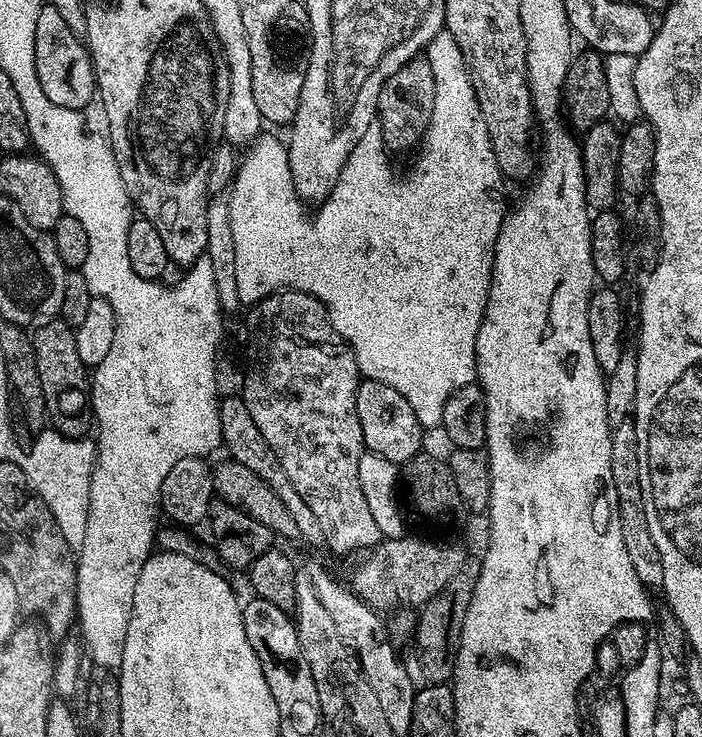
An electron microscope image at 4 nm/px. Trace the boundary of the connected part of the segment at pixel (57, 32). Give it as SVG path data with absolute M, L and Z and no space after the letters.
M50 2L41 3L38 10L38 22L34 26L34 58L36 59L36 69L38 70L38 82L42 82L42 90L54 106L66 106L77 110L87 109L87 104L93 103L97 95L96 75L92 69L92 58L88 54L85 41L74 34L67 26L62 14Z

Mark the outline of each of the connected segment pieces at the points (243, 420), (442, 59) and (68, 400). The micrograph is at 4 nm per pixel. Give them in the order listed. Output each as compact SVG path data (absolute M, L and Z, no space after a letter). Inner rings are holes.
M243 395L228 396L225 400L223 397L219 401L219 406L220 438L223 447L225 449L228 447L227 455L233 460L242 462L242 466L254 470L254 474L258 474L258 478L262 478L262 482L266 482L266 486L270 486L270 490L274 490L274 494L278 494L278 498L282 498L286 510L290 510L290 518L294 518L294 526L299 535L304 535L312 544L323 545L322 526L318 526L318 518L314 514L314 510L310 510L310 506L306 506L306 498L302 498L302 494L298 494L298 490L294 490L290 478L286 478L286 470L282 470L274 450L270 450L266 438L262 438L262 430L258 430L258 422L254 422L254 418L250 418L250 410L246 410Z
M448 31L439 32L431 40L426 49L426 58L430 62L430 70L434 70L434 110L430 118L430 126L426 130L422 143L419 145L420 157L412 164L412 169L405 176L392 176L392 168L388 165L390 153L384 142L384 133L379 123L373 122L366 134L358 138L358 146L350 150L350 158L342 166L338 174L338 182L334 190L319 205L316 216L310 216L305 201L296 192L290 174L289 154L287 145L279 135L272 139L272 164L268 164L268 176L244 176L237 172L228 194L230 206L230 224L234 239L234 271L238 296L241 305L251 306L264 300L270 293L278 291L296 291L309 293L324 303L328 311L328 320L338 330L338 334L346 343L352 345L352 353L356 365L360 367L361 377L378 382L386 382L386 386L394 386L410 407L418 422L426 430L439 429L444 423L444 411L450 394L462 390L462 386L476 380L476 343L478 342L478 326L482 326L484 311L488 305L488 291L492 285L492 267L494 266L494 250L498 242L498 230L506 215L504 208L504 184L500 175L500 167L494 158L494 150L490 146L490 134L486 134L486 118L482 118L482 110L478 106L478 98L474 94L472 79L468 73L466 62L462 58L462 50L458 50L458 42ZM280 156L284 156L284 180L276 180L280 176Z
M57 318L35 329L31 338L34 358L38 362L38 378L42 378L46 416L51 427L70 439L87 437L94 428L92 382L89 368L78 355L78 342L73 325Z

